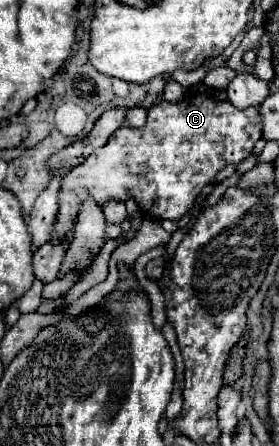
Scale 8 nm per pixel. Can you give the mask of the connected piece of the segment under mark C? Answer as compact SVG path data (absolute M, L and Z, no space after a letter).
M193 94L193 98L185 96L177 104L161 102L147 112L147 124L143 128L119 128L117 134L113 134L113 138L109 138L109 142L103 148L97 148L81 166L75 166L71 172L67 172L67 176L61 180L55 232L61 240L67 240L67 234L73 230L81 204L87 200L87 196L101 208L109 200L127 202L129 198L133 198L149 218L181 220L195 204L203 186L211 184L217 172L225 166L239 164L241 160L245 160L259 138L261 114L257 108L237 110L231 102L221 102L205 94Z

